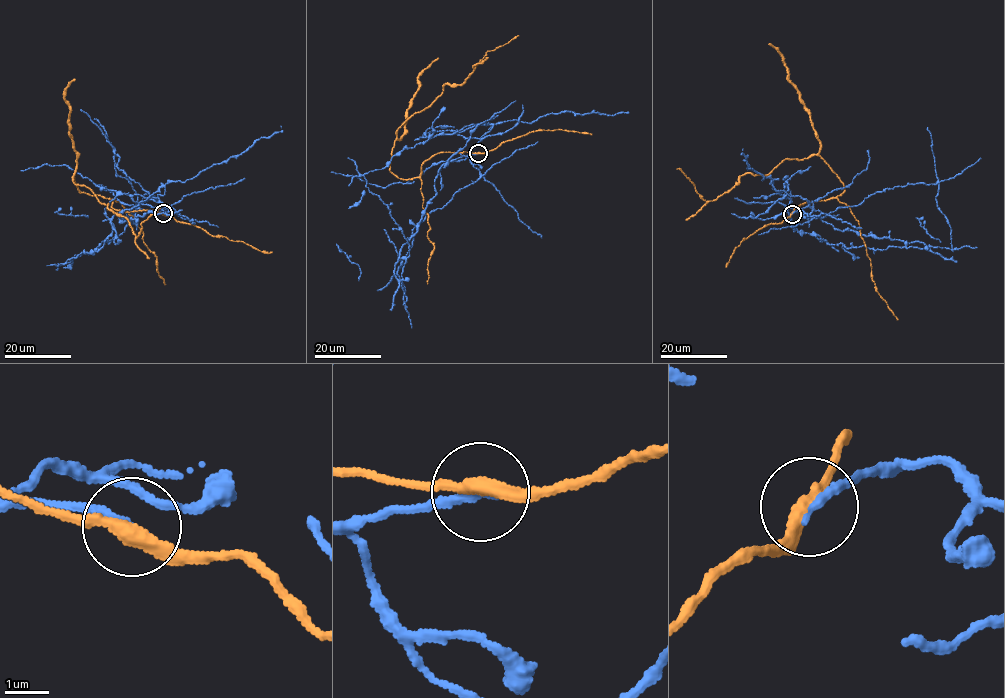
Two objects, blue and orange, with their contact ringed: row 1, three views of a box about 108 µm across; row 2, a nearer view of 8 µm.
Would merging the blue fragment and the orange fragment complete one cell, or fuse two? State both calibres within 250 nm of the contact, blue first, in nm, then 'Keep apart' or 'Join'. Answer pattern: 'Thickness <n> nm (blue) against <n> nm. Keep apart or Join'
Thickness 200 nm (blue) against 320 nm. Keep apart

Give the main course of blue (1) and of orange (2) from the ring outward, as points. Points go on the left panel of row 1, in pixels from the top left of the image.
1: (162, 213), (139, 208), (135, 223), (119, 219), (129, 222), (124, 232), (63, 267)
2: (162, 213), (115, 209), (110, 199), (80, 191), (72, 177), (125, 217), (136, 237), (142, 223), (164, 205)

